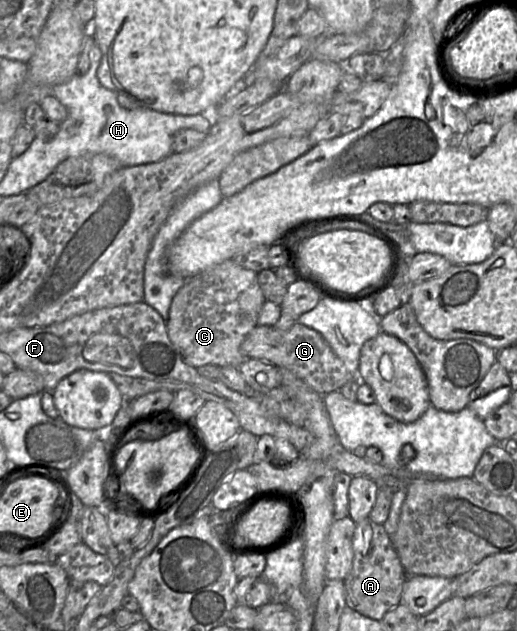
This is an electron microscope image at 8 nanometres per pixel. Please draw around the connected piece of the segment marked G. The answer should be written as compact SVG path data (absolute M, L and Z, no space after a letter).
M296 322L288 330L275 326L253 328L241 344L245 358L271 362L281 370L288 370L320 395L340 390L346 383L357 378L316 330Z

